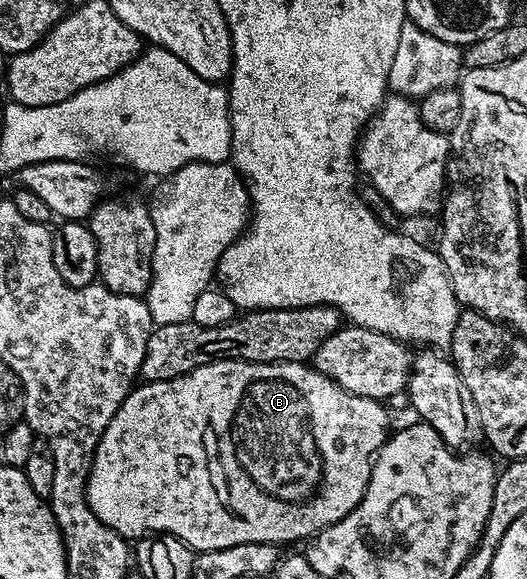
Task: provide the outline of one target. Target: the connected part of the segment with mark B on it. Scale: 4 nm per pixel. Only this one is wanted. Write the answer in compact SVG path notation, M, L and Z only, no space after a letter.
M217 360L171 380L142 382L130 389L96 446L92 470L86 483L88 506L92 506L92 514L96 514L96 518L100 518L104 526L116 530L116 534L127 538L142 536L145 532L176 536L194 549L195 553L224 550L228 546L240 546L244 542L275 546L290 544L293 540L306 542L320 530L343 520L349 512L356 510L356 506L364 498L374 457L386 443L391 431L386 407L383 401L364 398L360 394L344 390L306 362L253 364L243 360Z

